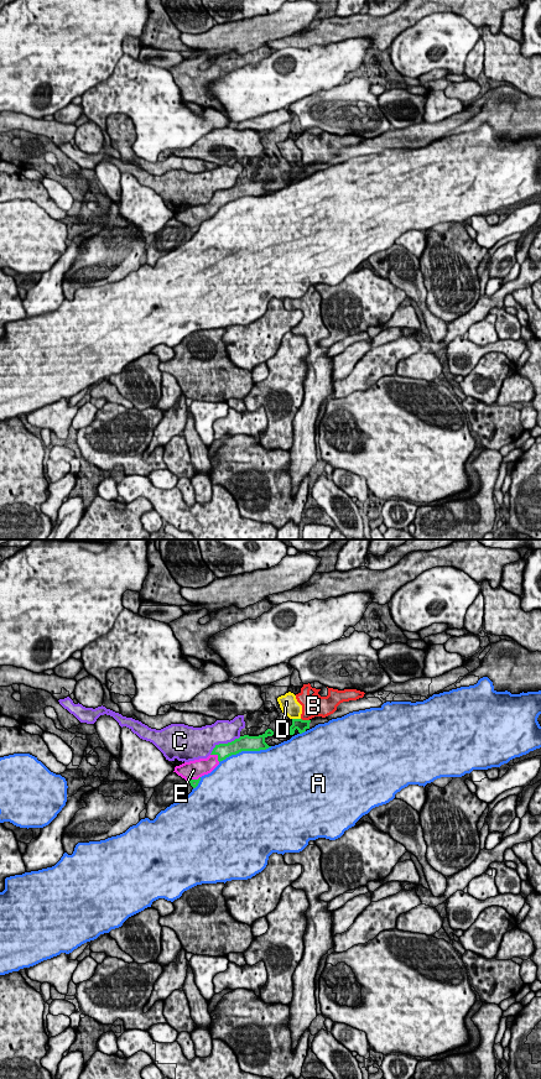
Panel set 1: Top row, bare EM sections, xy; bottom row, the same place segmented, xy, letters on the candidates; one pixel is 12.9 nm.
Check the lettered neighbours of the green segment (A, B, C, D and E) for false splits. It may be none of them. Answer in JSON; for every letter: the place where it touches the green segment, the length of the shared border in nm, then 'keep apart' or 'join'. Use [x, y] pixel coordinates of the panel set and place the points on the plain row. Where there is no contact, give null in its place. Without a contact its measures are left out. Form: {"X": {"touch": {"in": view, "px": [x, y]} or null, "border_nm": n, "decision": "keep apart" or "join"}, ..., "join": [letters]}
{"A": {"touch": {"in": "xy", "px": [245, 196]}, "border_nm": 700, "decision": "keep apart"}, "B": {"touch": {"in": "xy", "px": [305, 166]}, "border_nm": 120, "decision": "keep apart"}, "C": {"touch": {"in": "xy", "px": [224, 189]}, "border_nm": 480, "decision": "keep apart"}, "D": {"touch": {"in": "xy", "px": [296, 165]}, "border_nm": 110, "decision": "keep apart"}, "E": {"touch": {"in": "xy", "px": [218, 202]}, "border_nm": 160, "decision": "join"}, "join": ["E"]}

